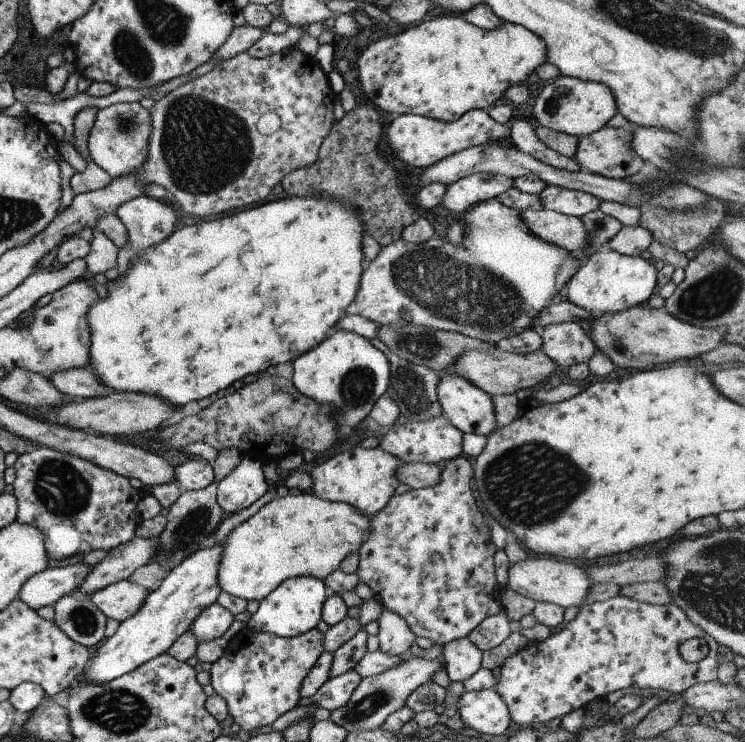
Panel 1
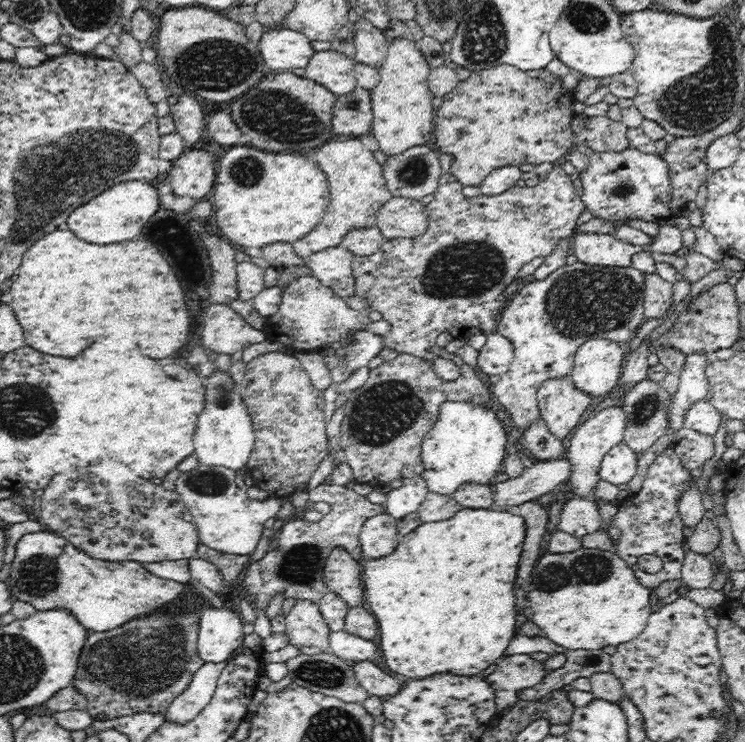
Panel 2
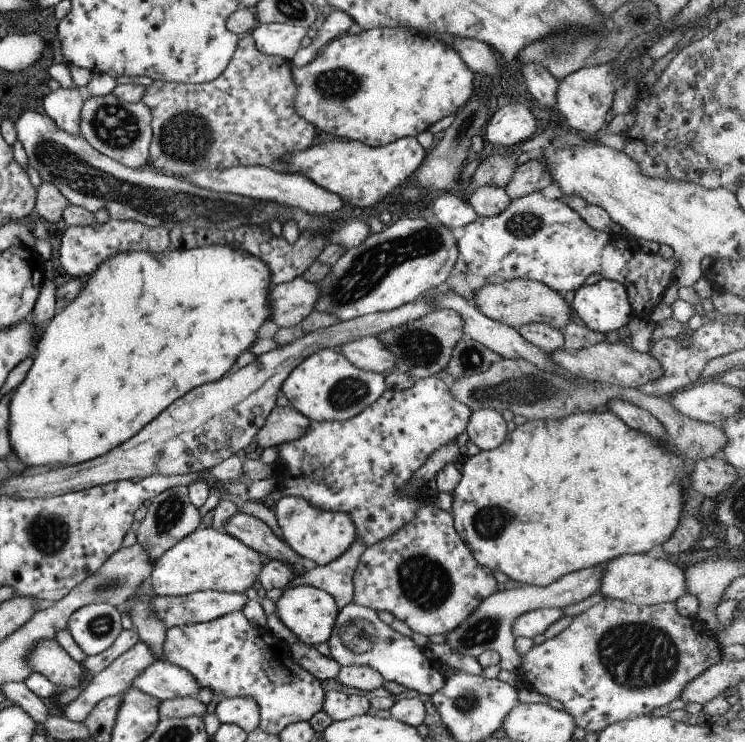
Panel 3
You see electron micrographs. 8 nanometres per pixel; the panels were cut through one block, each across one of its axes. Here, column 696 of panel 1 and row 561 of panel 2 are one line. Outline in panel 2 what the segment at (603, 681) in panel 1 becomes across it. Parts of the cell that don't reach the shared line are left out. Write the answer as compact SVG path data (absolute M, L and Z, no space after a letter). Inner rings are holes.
M668 445L656 456L654 463L650 464L642 490L634 496L626 497L615 515L614 524L610 528L604 527L610 539L614 539L617 555L630 565L638 582L646 588L656 588L664 580L681 578L681 566L686 551L683 534L685 525L678 513L677 501L691 478L691 472L676 456L673 445ZM643 554L655 554L661 558L662 569L654 574L641 570L638 567L638 558Z

